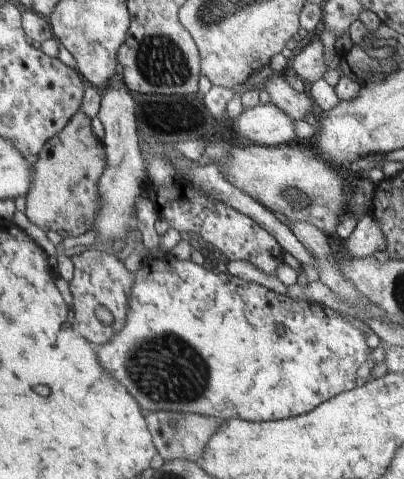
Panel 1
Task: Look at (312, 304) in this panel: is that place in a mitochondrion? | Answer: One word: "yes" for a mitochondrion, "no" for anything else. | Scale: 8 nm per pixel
no

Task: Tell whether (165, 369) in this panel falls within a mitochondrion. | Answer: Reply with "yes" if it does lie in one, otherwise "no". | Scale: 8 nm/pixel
yes

